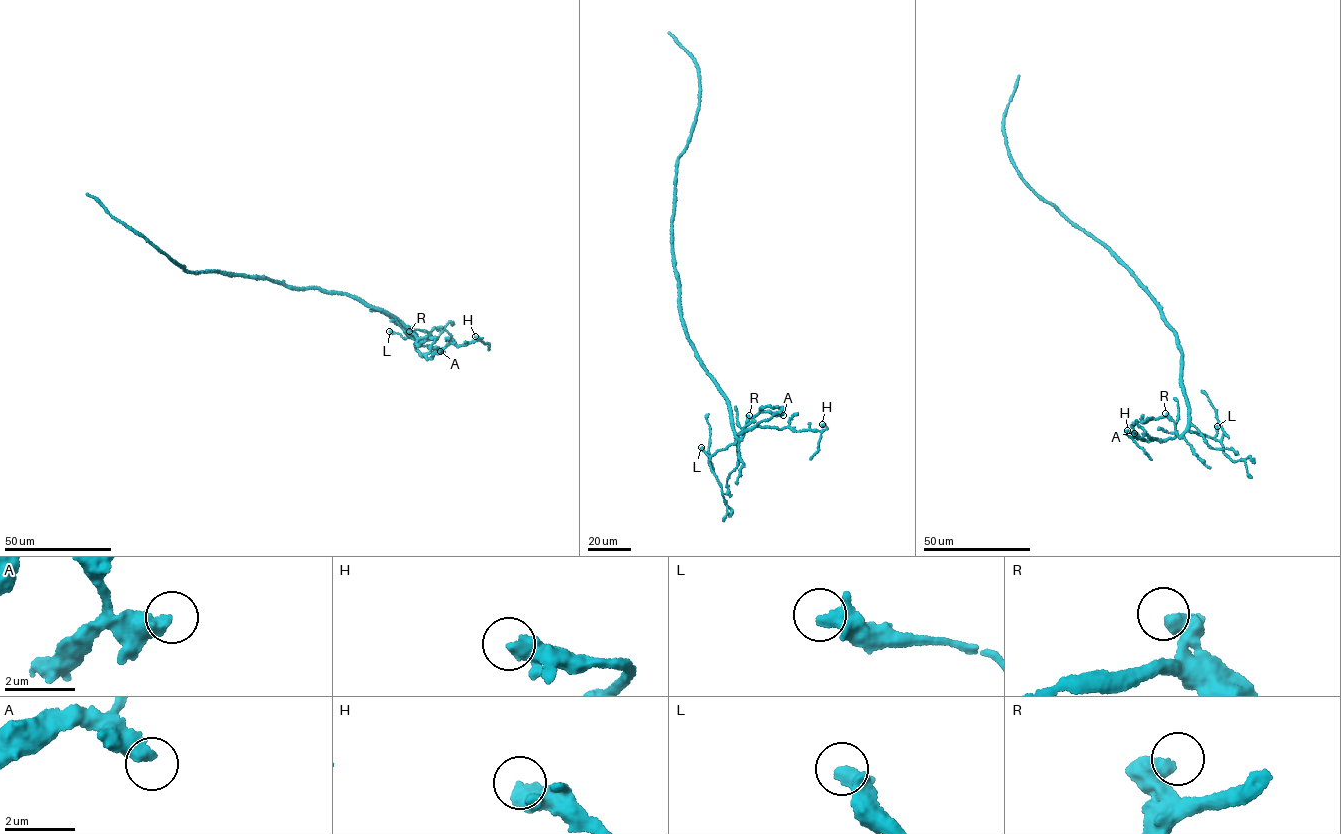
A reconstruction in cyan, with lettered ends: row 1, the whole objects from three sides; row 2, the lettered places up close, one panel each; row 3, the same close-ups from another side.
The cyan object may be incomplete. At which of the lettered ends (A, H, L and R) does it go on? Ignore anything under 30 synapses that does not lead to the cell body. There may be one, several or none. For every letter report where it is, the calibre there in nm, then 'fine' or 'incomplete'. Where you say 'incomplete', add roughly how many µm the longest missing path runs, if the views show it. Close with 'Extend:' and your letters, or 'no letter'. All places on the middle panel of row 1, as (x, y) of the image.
A: place (783, 415); calibre 480 nm; incomplete; missing 10 µm
H: place (822, 424); calibre 480 nm; fine
L: place (701, 447); calibre 480 nm; fine
R: place (749, 415); calibre 360 nm; fine
Extend: A

